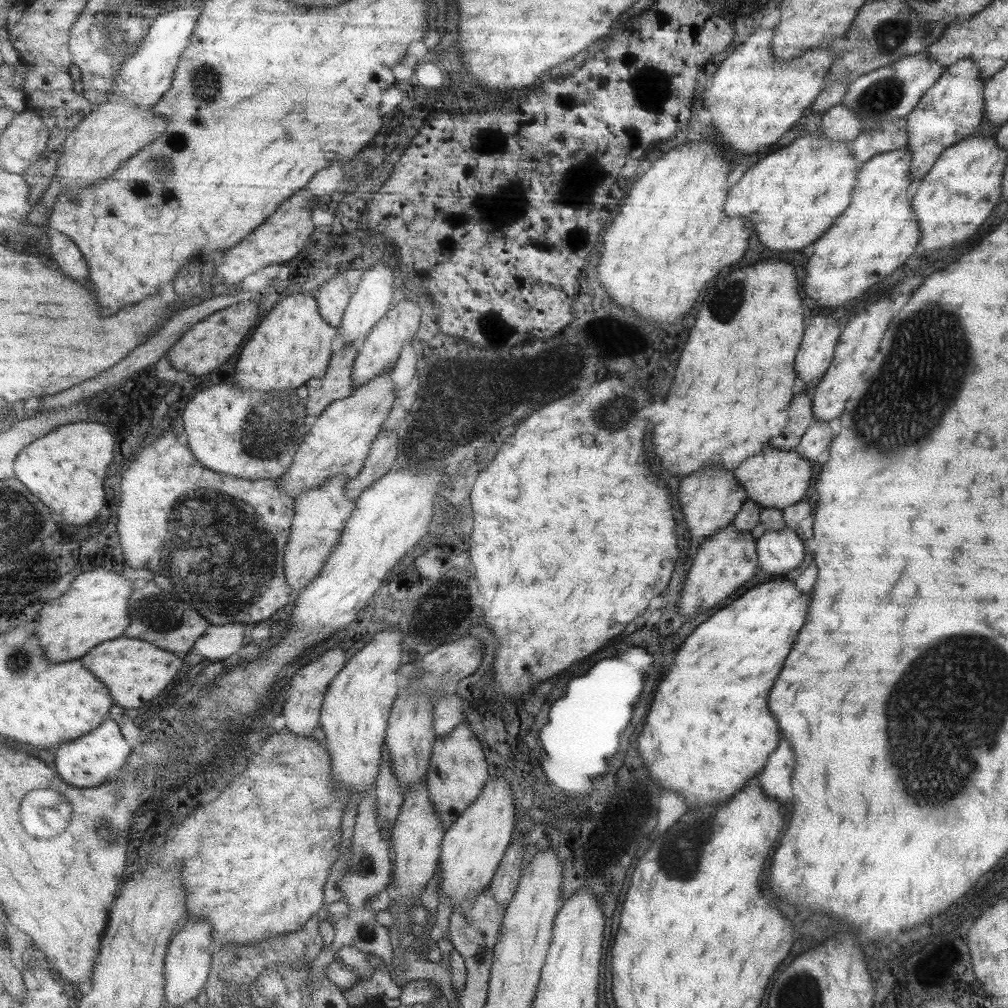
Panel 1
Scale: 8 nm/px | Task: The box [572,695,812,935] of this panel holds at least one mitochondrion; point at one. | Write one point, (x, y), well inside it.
(682, 860)

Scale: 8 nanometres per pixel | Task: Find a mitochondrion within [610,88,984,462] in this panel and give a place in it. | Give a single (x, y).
(928, 352)

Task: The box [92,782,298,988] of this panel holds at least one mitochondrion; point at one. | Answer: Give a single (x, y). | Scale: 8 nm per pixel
(102, 834)

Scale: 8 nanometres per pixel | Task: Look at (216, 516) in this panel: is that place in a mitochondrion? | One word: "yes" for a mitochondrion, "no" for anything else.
yes

